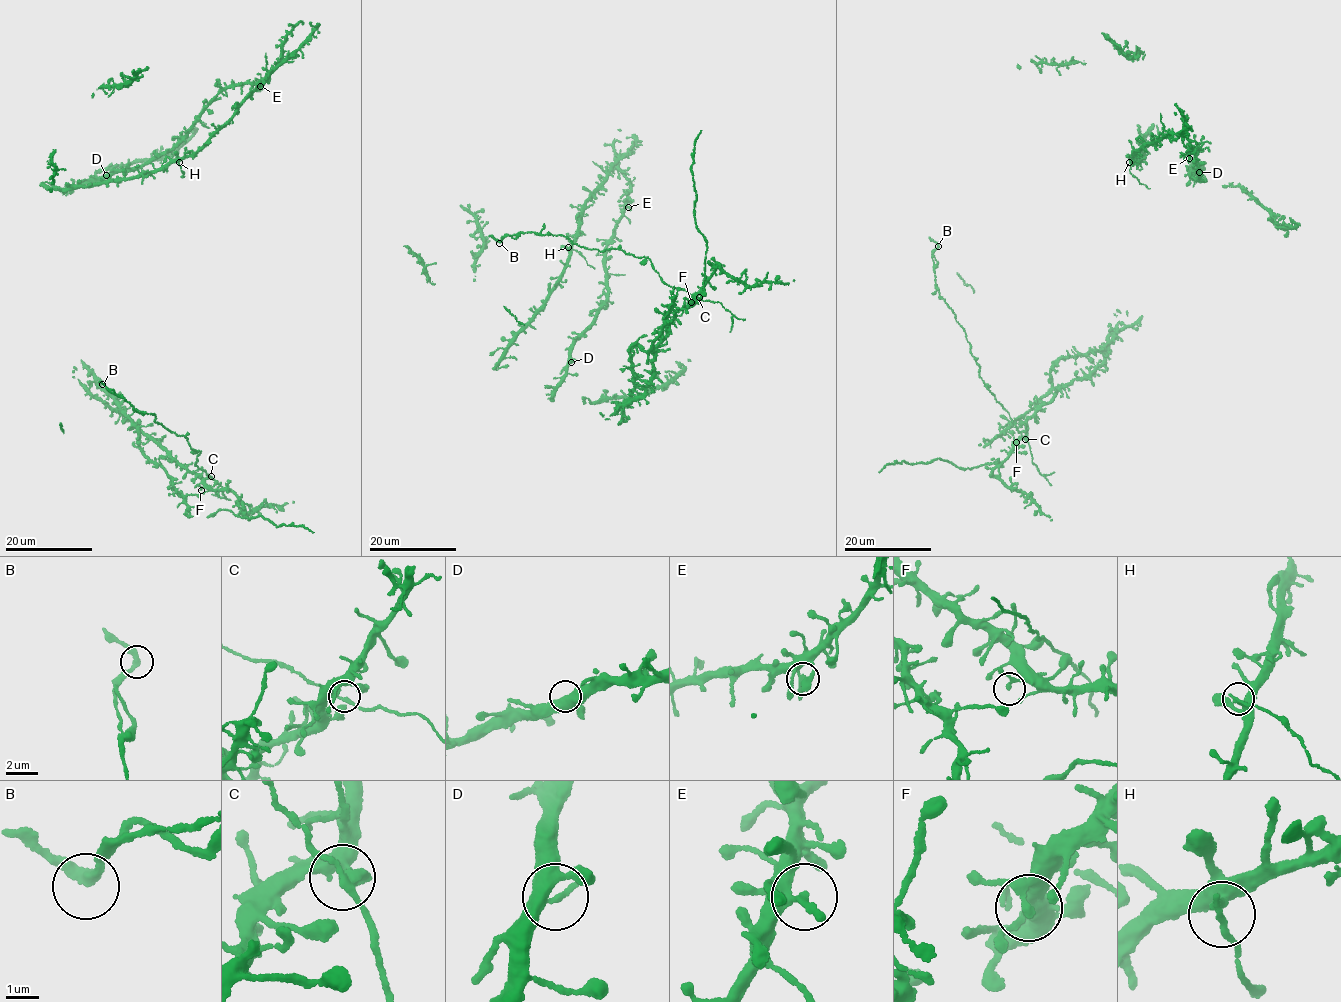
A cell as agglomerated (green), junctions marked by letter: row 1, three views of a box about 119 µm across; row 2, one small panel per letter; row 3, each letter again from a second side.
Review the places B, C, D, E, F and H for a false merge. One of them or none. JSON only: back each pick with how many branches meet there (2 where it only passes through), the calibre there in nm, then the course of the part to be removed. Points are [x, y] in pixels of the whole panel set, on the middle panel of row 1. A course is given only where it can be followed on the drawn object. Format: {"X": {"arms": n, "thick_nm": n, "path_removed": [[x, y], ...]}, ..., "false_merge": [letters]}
{"H": {"arms": 2, "thick_nm": 200, "path_removed": [[567, 247], [583, 256], [587, 264], [594, 269]]}, "false_merge": ["H"]}

